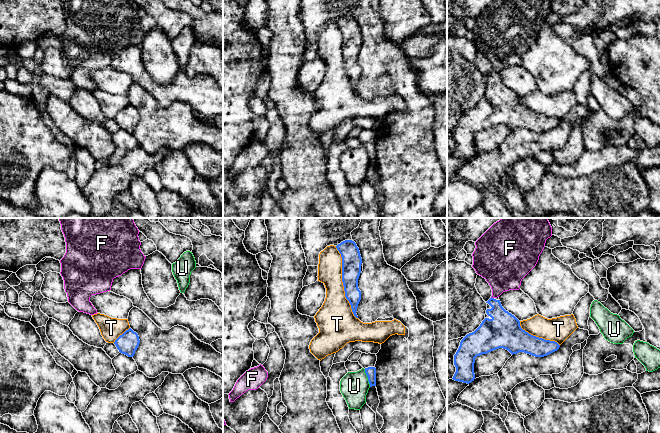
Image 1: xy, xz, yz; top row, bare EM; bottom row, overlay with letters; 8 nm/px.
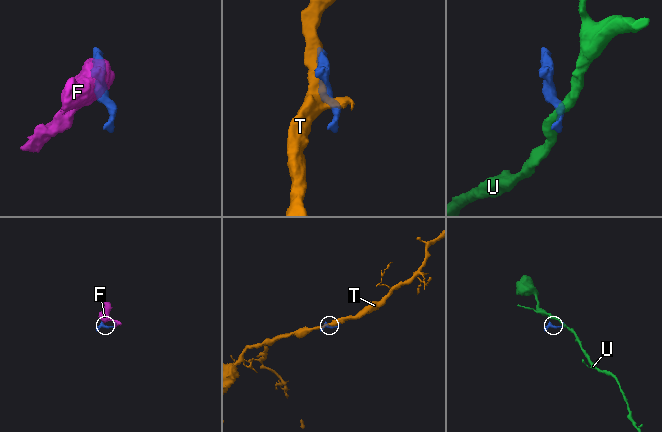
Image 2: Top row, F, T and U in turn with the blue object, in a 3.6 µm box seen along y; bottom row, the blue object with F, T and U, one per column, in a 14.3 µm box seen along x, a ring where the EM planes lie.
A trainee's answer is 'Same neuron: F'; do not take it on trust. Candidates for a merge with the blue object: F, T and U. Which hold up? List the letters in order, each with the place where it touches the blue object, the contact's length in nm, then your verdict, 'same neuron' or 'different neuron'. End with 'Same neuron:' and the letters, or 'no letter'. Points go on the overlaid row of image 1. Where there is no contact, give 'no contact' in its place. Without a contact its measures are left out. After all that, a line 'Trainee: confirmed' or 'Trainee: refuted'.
F: meets blue in yz at (491, 297); contact 30 nm long; same neuron
T: meets blue in xz at (342, 281); contact 600 nm long; different neuron
U: meets blue in xz at (368, 378); contact 150 nm long; different neuron
Same neuron: F
Trainee: confirmed

